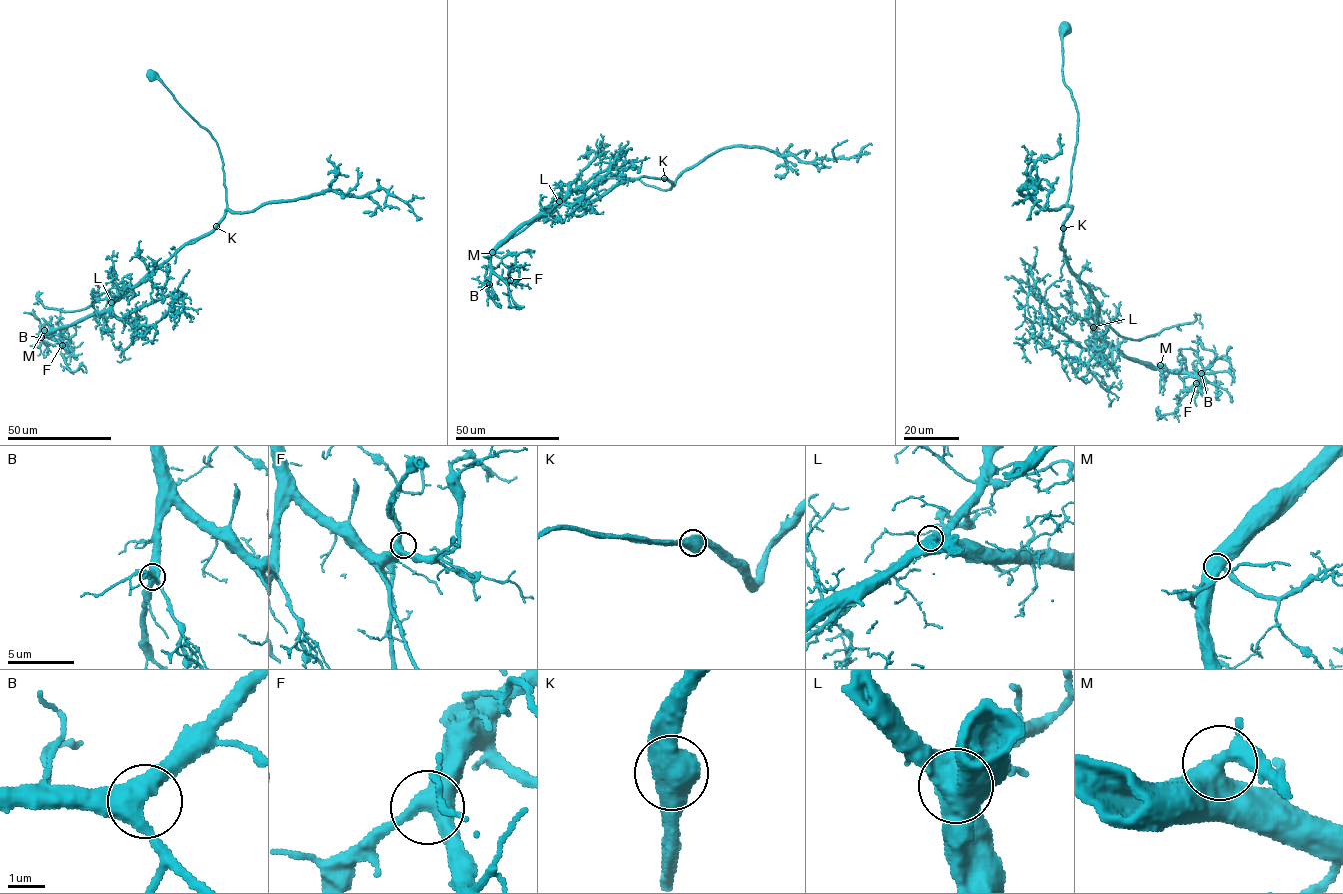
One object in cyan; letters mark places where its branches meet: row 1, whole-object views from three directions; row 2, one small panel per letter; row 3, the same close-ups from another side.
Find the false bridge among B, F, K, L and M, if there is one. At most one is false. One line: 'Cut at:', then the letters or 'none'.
Cut at: none

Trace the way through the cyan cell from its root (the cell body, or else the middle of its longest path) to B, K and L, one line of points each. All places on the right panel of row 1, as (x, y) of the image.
B: (1064, 29), (1063, 81), (1077, 112), (1065, 262), (1096, 302), (1100, 339), (1154, 367), (1201, 373)
K: (1064, 29), (1061, 34), (1062, 77), (1076, 105), (1077, 141), (1067, 202), (1071, 212), (1063, 228)
L: (1064, 29), (1062, 77), (1076, 105), (1077, 141), (1071, 212), (1060, 244), (1068, 267), (1096, 302), (1093, 327)

